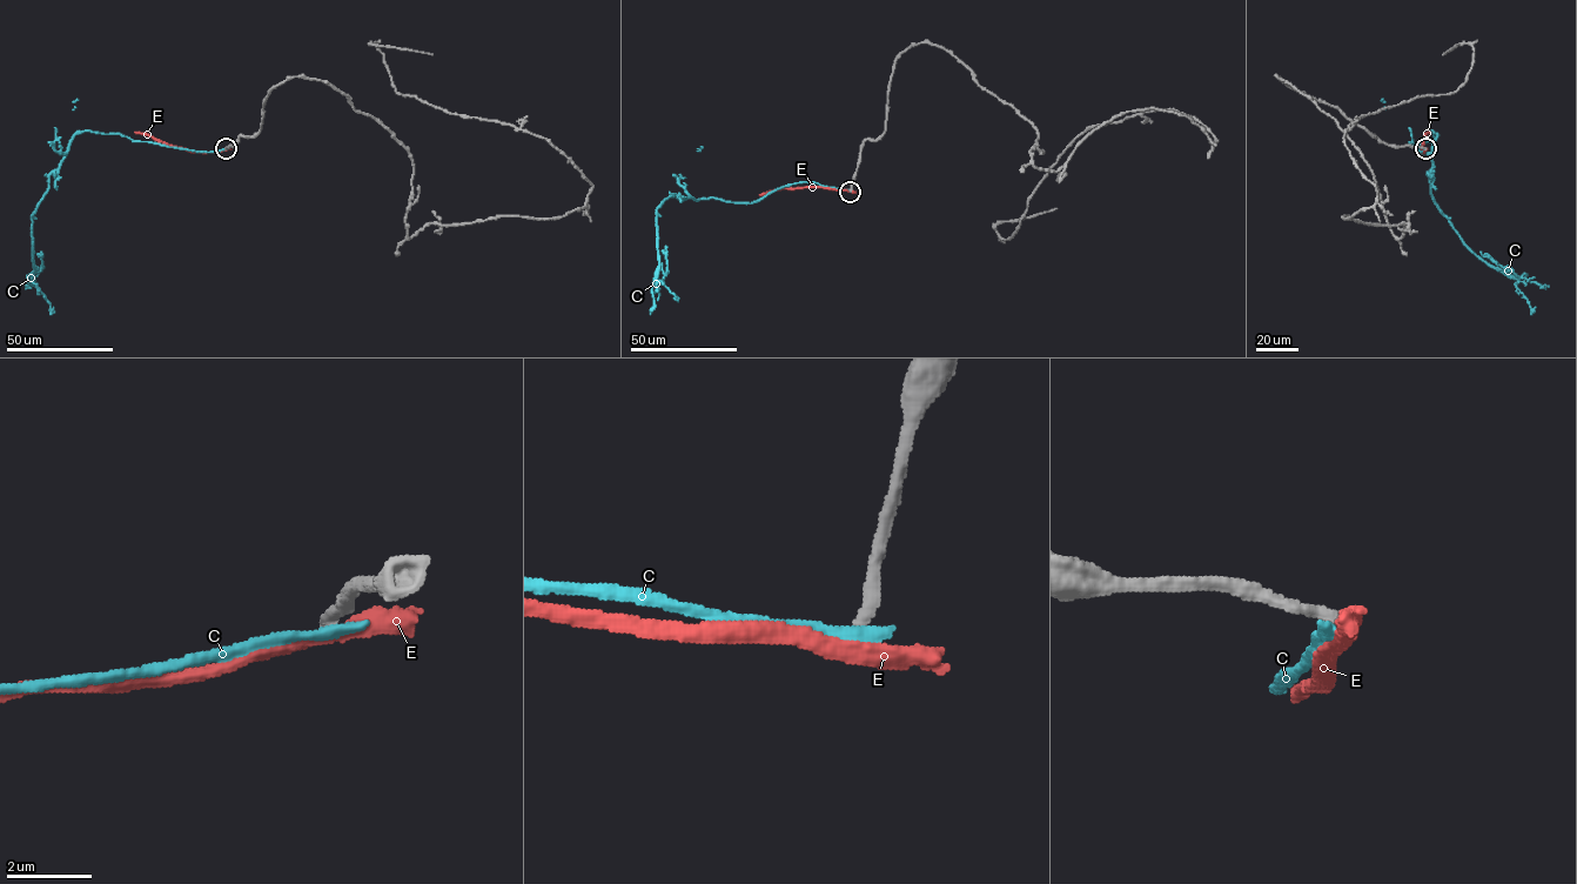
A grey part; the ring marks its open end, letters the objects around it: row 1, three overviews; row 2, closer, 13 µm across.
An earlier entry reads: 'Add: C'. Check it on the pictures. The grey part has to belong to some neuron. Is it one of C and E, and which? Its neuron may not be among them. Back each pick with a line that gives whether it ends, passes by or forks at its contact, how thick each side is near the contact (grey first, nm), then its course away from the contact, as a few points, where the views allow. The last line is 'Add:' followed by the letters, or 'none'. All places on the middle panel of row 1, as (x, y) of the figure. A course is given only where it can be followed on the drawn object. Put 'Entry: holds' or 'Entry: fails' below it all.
Add: none
Entry: fails

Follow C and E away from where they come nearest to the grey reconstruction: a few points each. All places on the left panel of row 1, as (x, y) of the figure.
C: (226, 148), (201, 152), (119, 134), (78, 132), (32, 214), (31, 280), (41, 269), (41, 252)
E: (226, 148), (189, 152), (134, 132)

